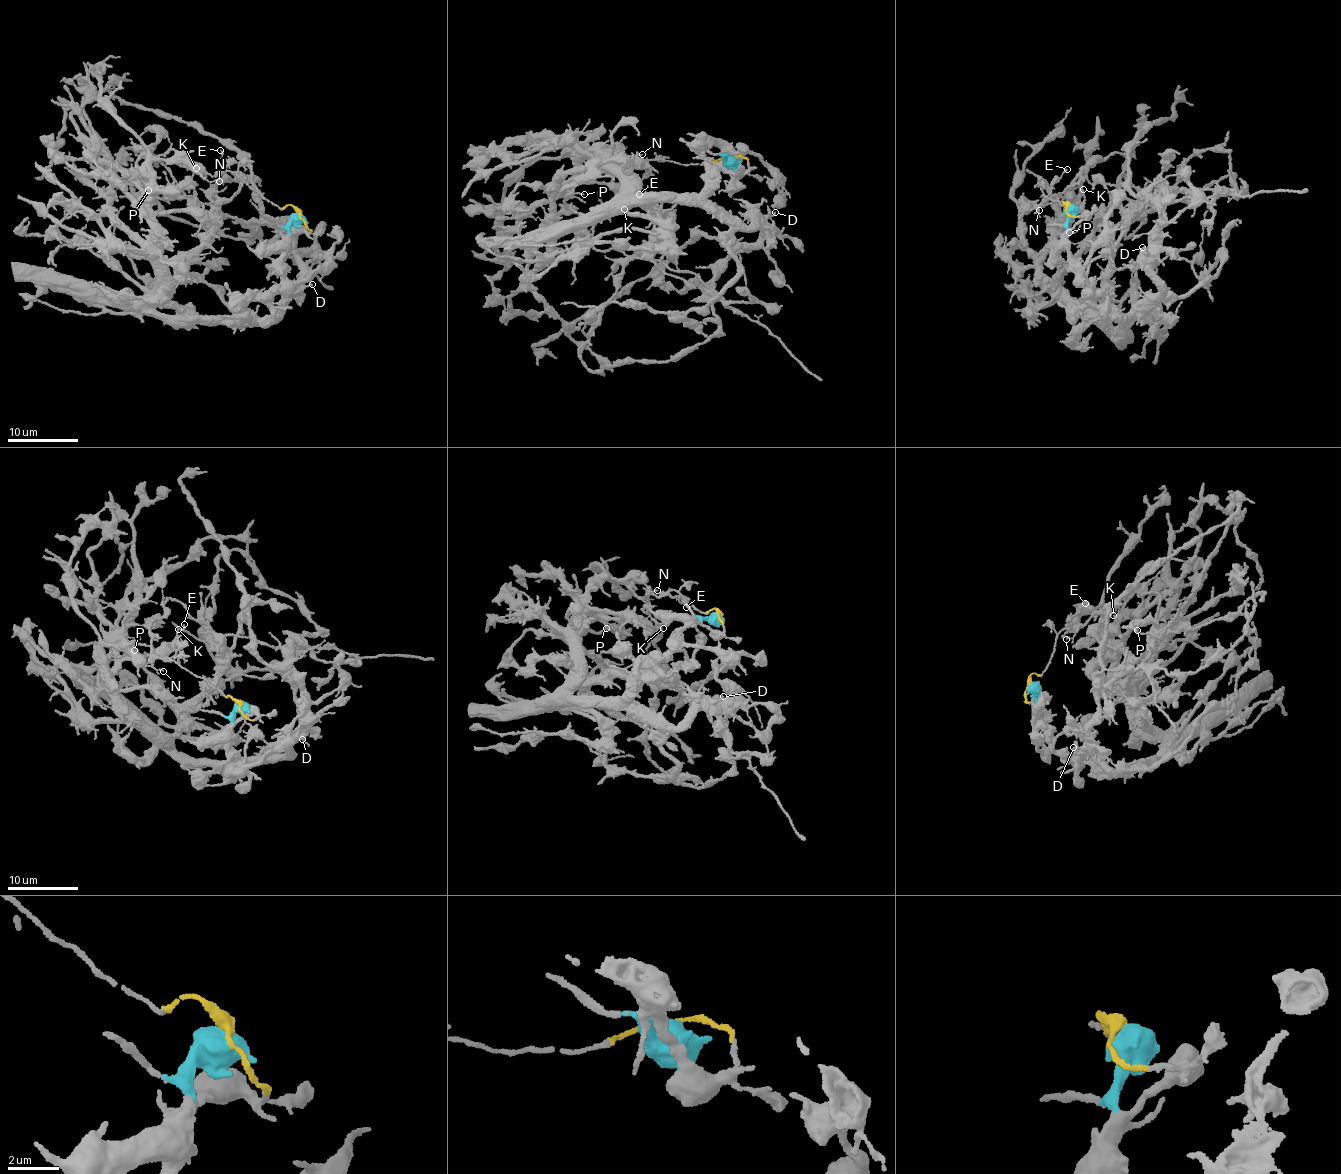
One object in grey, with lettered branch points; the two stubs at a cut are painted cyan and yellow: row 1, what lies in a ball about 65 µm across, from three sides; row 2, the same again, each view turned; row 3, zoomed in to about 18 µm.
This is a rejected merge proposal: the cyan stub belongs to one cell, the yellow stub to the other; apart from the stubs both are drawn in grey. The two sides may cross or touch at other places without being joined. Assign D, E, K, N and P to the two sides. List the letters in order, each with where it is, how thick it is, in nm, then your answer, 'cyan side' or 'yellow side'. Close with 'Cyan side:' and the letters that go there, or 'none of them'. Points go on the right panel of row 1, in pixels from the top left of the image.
D: (1142, 247) | 150 nm | cyan side
E: (1067, 169) | 120 nm | yellow side
K: (1083, 189) | 120 nm | cyan side
N: (1039, 210) | 100 nm | yellow side
P: (1069, 232) | 120 nm | cyan side
Cyan side: D, K, P

